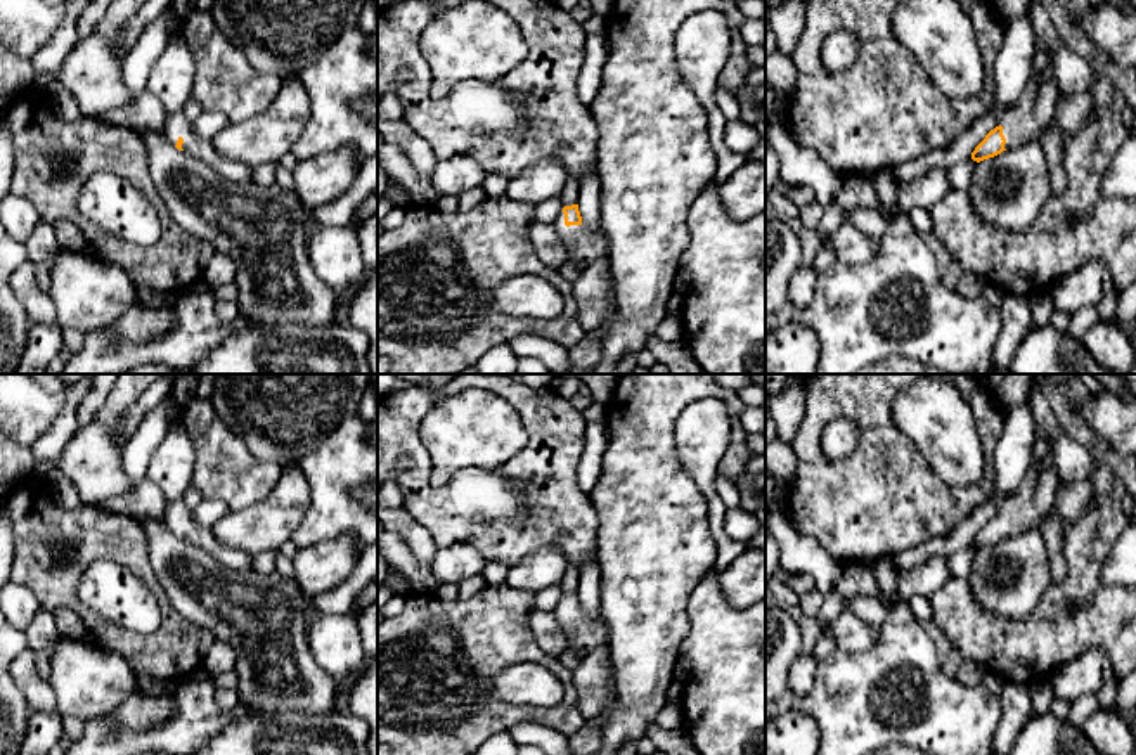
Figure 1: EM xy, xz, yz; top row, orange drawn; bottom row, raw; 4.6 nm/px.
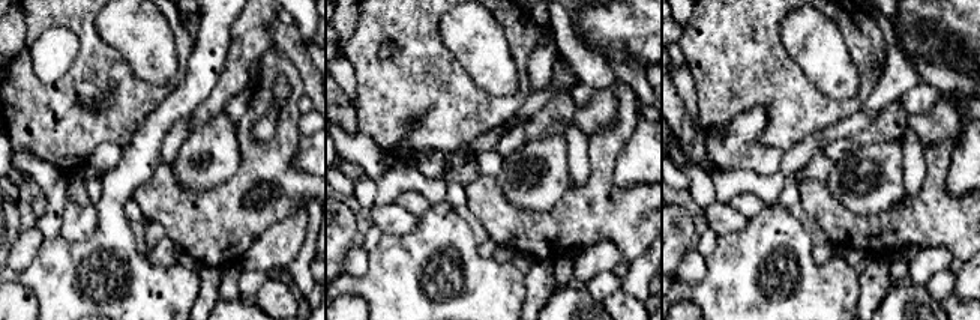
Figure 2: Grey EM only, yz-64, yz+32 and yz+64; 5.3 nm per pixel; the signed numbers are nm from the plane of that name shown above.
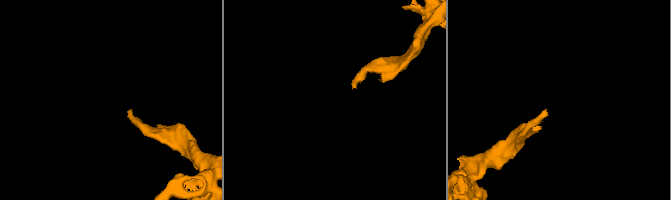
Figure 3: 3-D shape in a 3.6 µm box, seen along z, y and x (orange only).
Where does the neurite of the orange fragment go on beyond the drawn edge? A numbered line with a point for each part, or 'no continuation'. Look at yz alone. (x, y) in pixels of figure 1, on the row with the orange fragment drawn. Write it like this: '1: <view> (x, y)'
1: yz (1027, 120)

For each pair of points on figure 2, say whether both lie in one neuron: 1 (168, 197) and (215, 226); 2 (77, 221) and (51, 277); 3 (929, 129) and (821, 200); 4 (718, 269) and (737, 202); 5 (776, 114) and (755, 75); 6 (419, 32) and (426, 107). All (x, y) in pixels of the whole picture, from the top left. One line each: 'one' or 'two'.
1: one
2: two
3: two
4: two
5: one
6: one

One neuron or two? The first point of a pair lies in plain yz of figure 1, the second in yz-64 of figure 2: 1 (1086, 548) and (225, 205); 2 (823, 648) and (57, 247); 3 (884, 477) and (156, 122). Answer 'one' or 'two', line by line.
1: one
2: two
3: two

